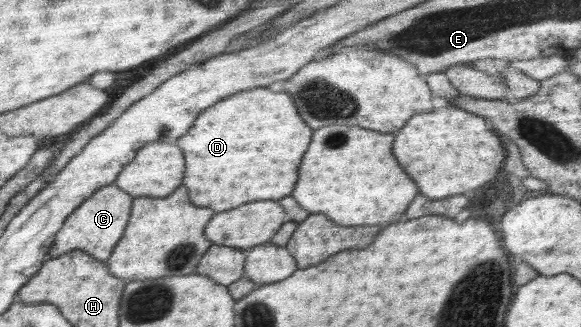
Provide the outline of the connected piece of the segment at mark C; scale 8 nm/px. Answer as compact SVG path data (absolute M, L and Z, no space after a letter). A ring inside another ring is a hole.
M114 183L96 190L65 219L61 229L57 231L53 239L53 245L45 254L44 261L52 260L73 250L83 250L91 254L96 260L105 262L117 242L123 237L131 216L134 198L129 193L119 189Z

